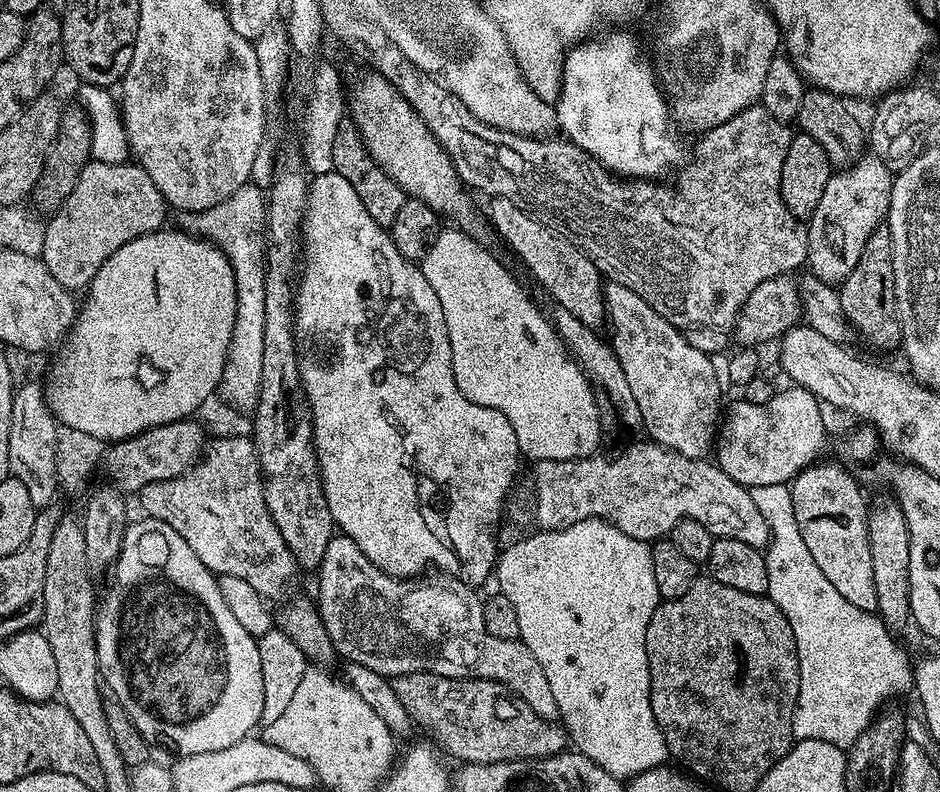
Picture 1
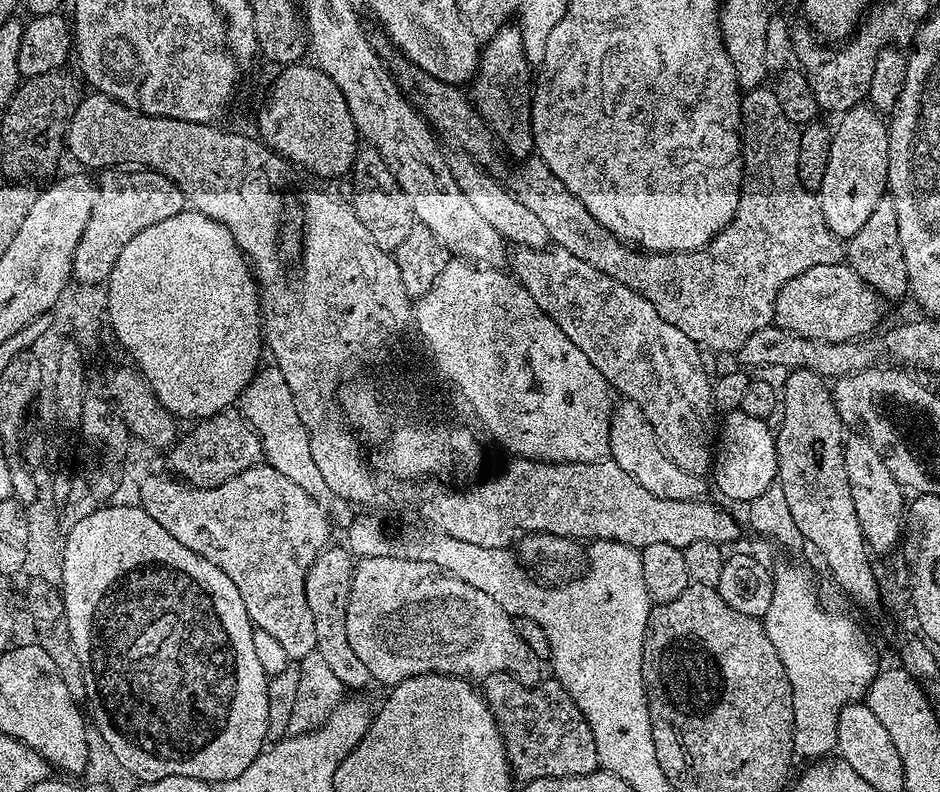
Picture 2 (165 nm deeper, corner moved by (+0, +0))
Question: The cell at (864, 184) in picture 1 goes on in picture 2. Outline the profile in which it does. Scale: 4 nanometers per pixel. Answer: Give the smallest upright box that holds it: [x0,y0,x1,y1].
[818,106,888,242]

